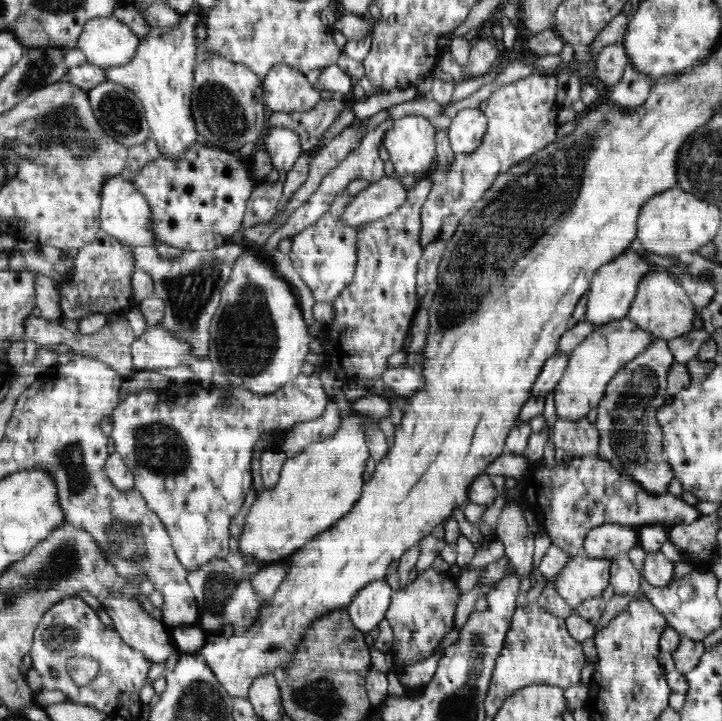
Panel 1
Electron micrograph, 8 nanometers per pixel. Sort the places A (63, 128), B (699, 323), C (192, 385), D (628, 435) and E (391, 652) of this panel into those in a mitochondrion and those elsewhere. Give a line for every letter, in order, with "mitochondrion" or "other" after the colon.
A: mitochondrion
B: other
C: other
D: mitochondrion
E: other

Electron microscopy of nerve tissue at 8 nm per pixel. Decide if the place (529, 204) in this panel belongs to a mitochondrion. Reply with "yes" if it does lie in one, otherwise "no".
yes

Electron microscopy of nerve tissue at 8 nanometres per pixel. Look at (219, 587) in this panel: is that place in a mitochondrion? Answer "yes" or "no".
yes

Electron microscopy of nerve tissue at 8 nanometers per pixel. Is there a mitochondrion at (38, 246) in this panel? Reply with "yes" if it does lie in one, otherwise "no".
no

